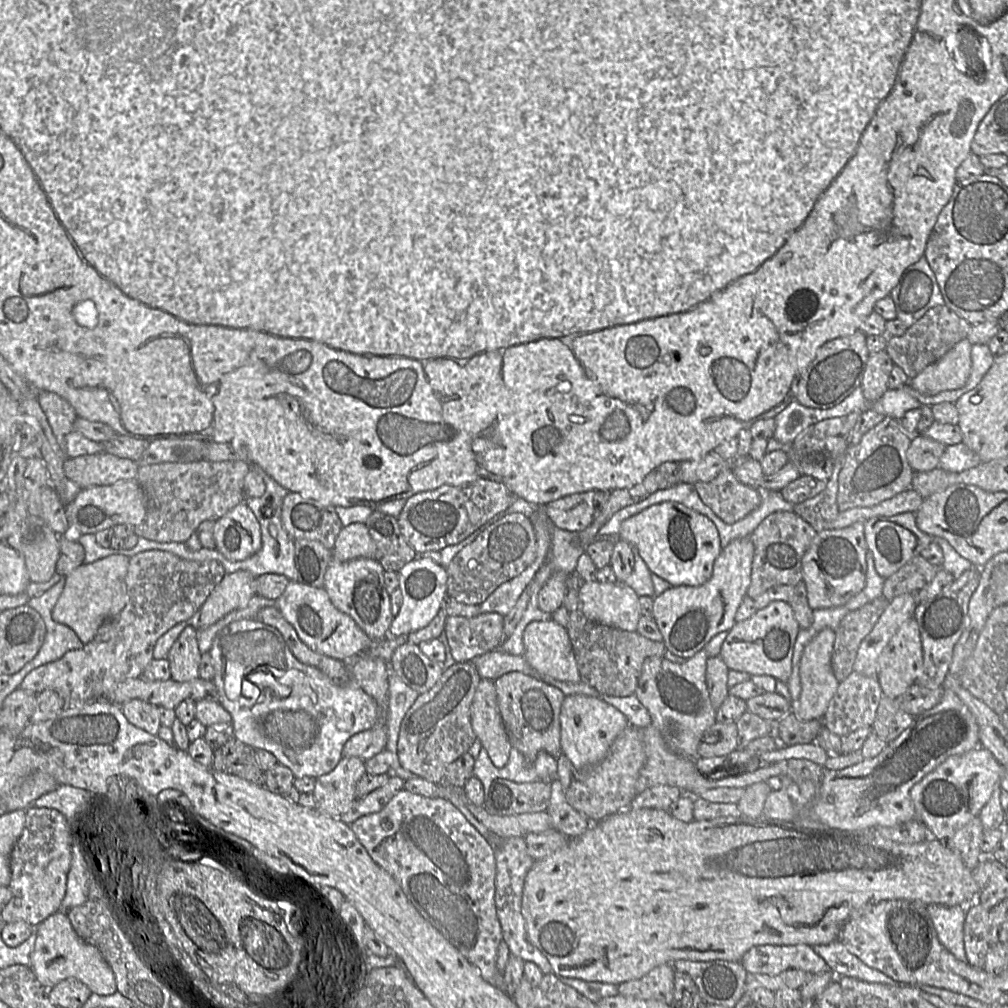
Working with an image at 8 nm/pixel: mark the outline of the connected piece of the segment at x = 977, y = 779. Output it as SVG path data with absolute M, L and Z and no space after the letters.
M977 747L962 755L951 756L927 774L910 790L917 818L926 826L929 837L946 841L972 819L977 817L988 802L994 788L1000 784L1003 769L993 755L982 747Z

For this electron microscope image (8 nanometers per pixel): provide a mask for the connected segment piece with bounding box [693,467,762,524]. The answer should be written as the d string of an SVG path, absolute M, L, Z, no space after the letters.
M733 467L722 471L711 481L695 483L693 489L698 493L702 502L726 524L734 524L746 517L760 505L762 498L762 491L744 485L737 480Z

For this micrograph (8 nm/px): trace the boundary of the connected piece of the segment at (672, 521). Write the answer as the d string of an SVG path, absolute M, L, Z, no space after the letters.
M679 502L650 506L624 520L620 539L634 547L650 572L675 586L700 586L712 575L713 565L722 551L719 533L706 516Z

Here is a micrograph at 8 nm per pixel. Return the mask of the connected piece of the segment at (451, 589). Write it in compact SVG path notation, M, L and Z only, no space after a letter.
M522 513L502 516L460 550L446 567L447 595L466 605L480 605L501 584L524 572L537 557L537 539L530 518Z

